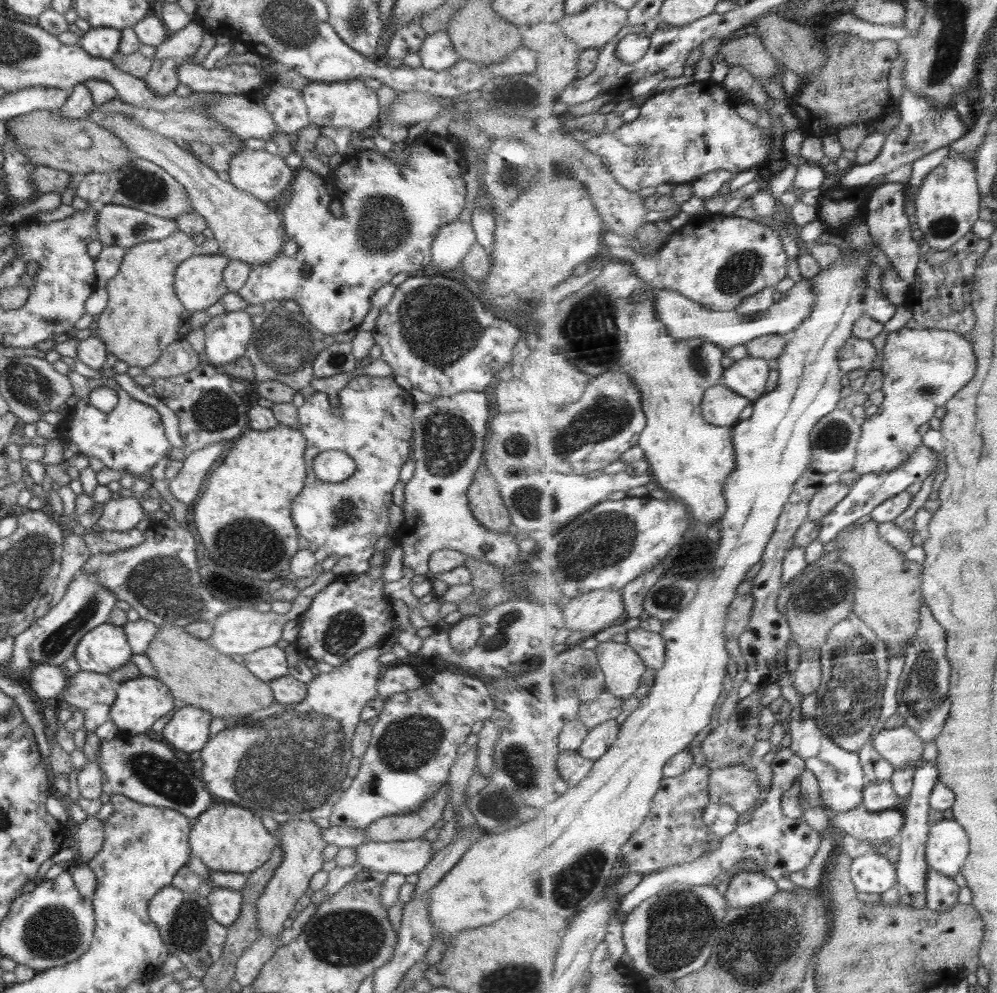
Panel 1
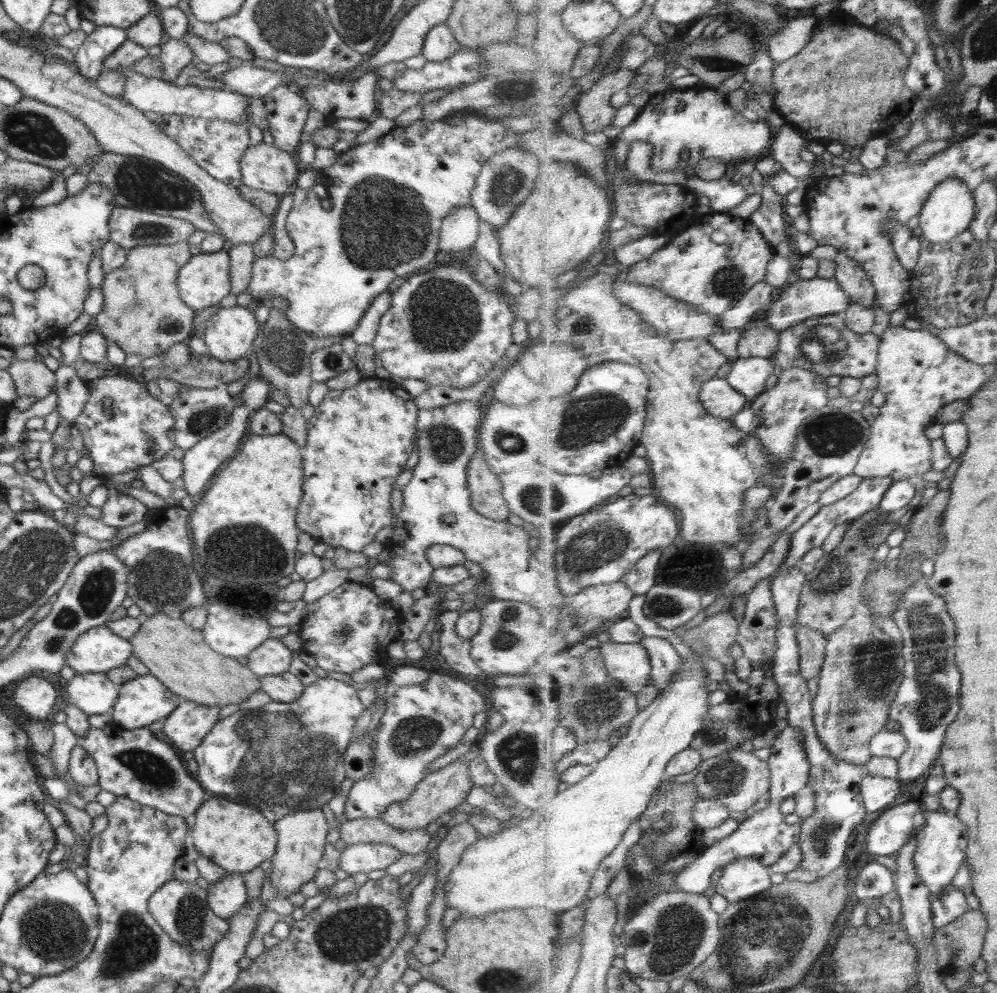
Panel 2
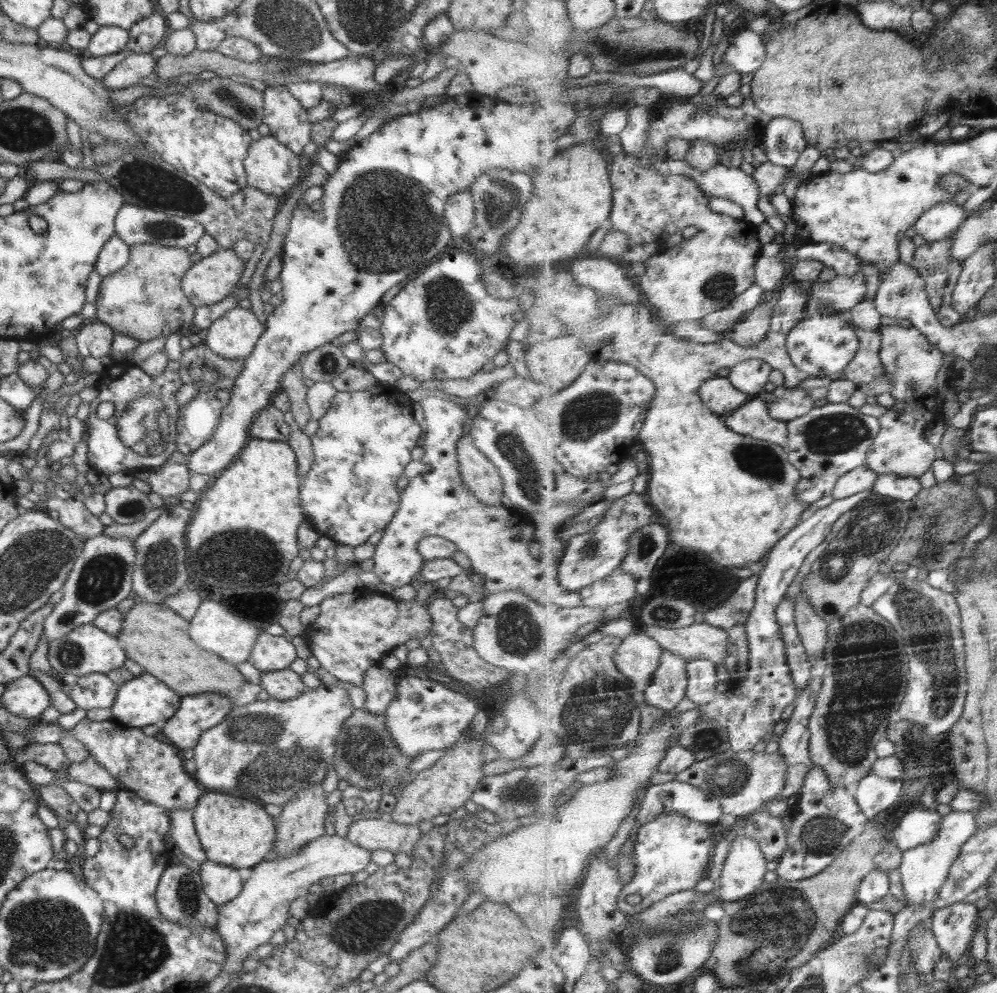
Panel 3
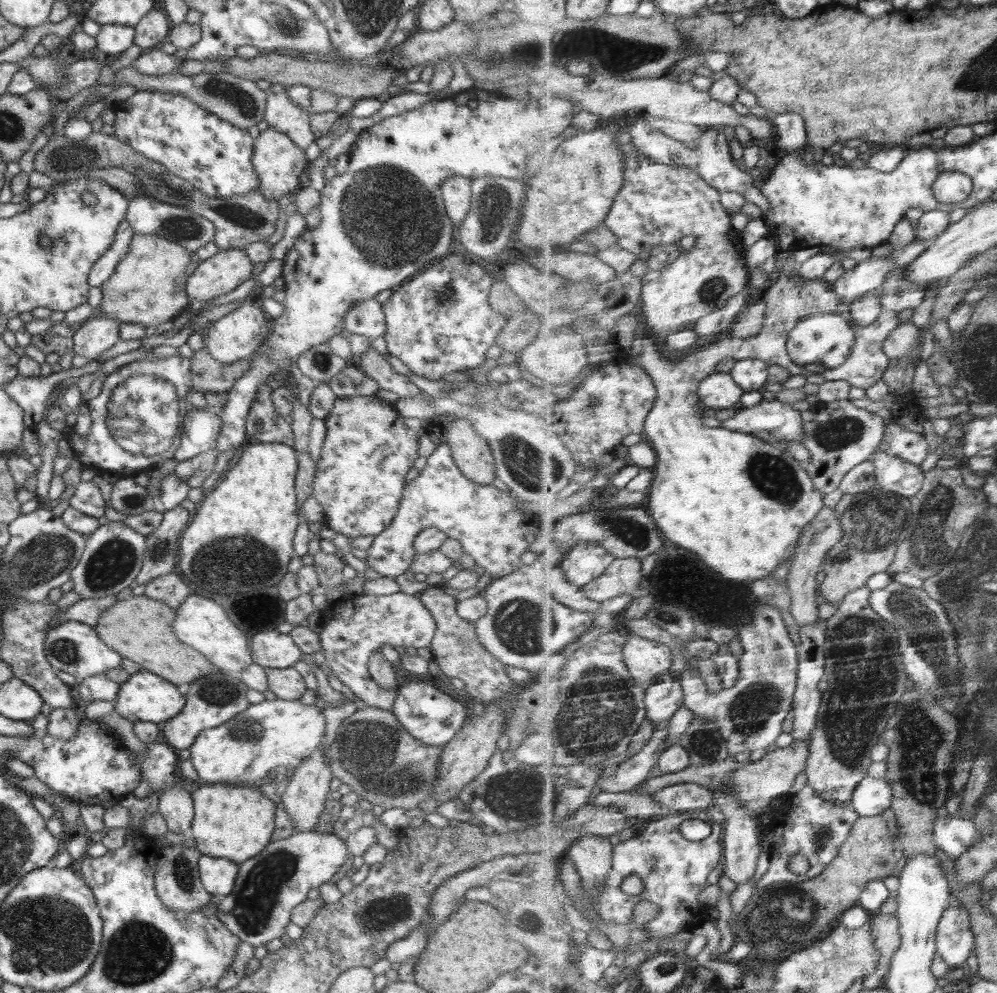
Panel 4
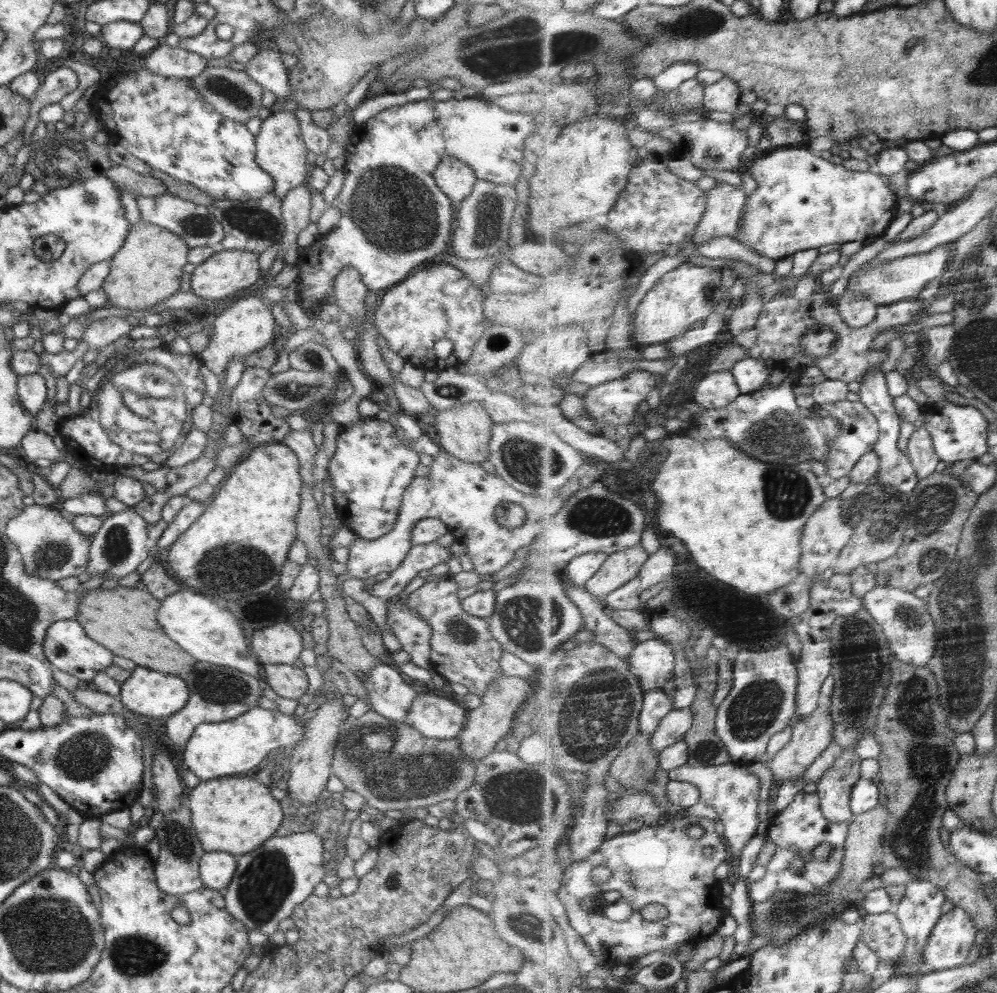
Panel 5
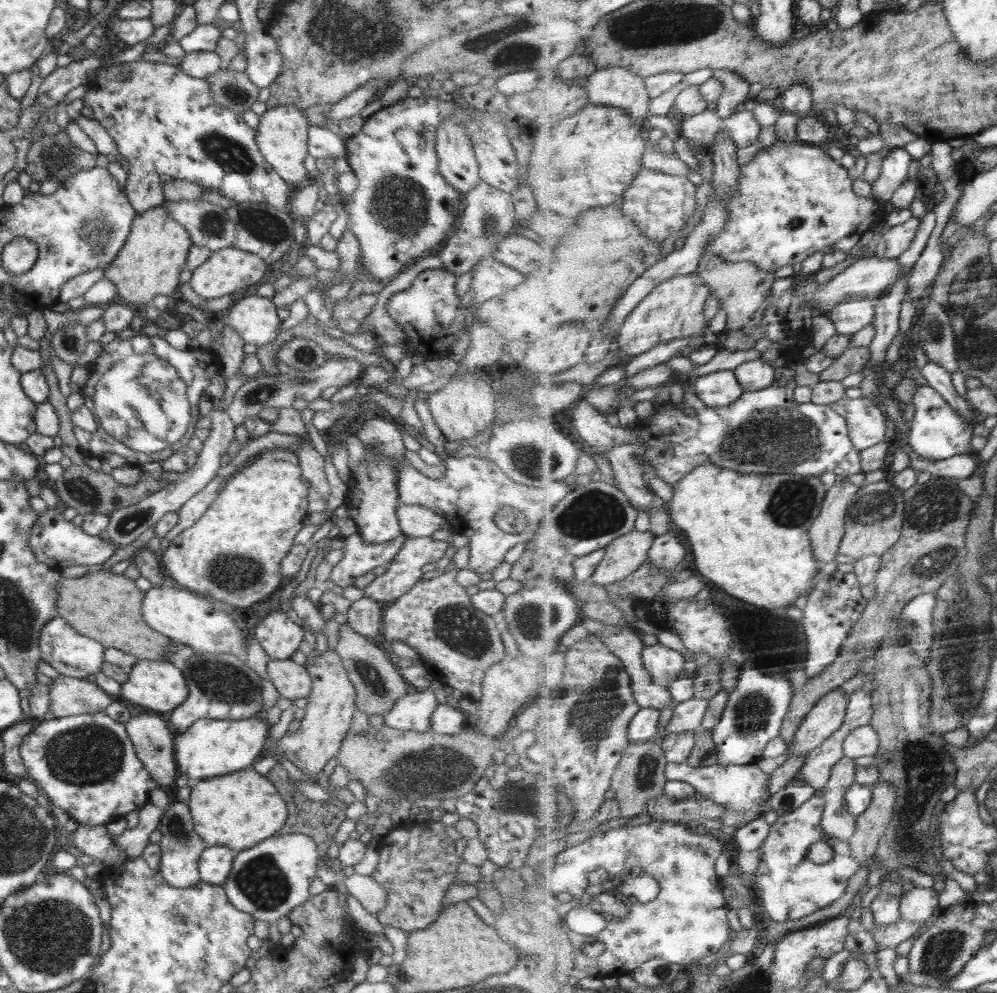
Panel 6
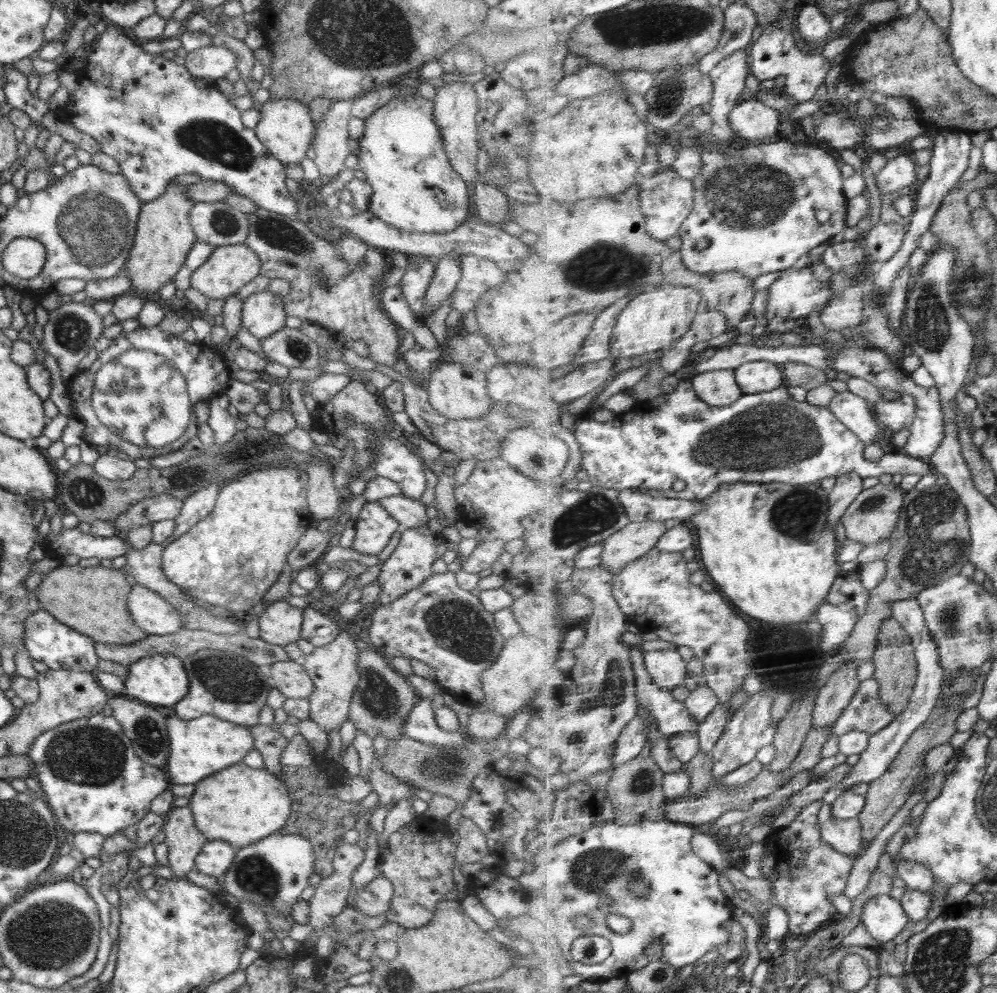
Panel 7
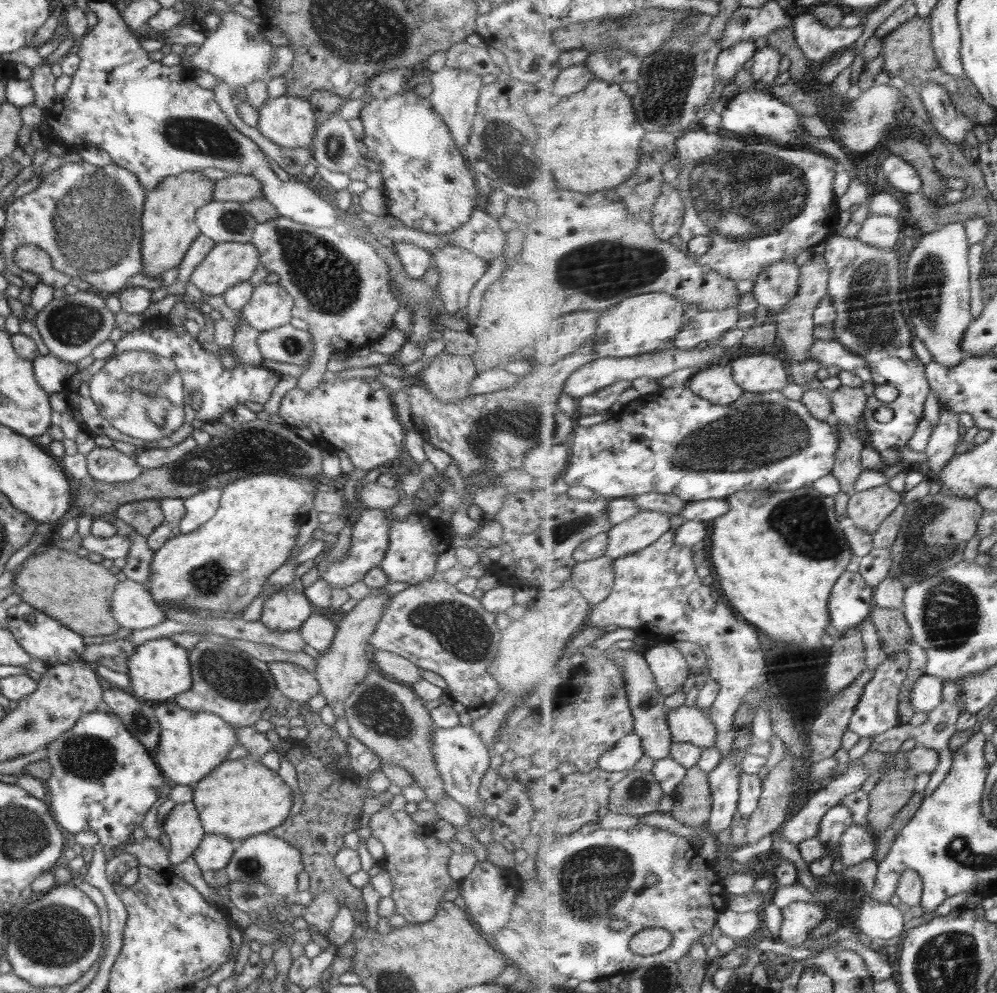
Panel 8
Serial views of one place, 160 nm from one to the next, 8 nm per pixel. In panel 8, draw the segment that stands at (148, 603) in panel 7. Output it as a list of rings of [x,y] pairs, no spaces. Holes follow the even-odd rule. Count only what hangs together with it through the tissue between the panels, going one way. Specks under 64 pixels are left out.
[[[128,578],[116,583],[111,601],[112,617],[120,627],[128,630],[156,627],[167,617],[146,586]]]

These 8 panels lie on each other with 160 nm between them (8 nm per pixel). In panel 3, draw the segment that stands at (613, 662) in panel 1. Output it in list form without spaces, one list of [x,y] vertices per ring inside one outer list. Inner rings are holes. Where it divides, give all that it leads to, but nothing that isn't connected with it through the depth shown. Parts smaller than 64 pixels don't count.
[[[641,630],[634,631],[624,639],[615,654],[615,661],[618,668],[632,679],[636,687],[646,691],[662,666],[664,649],[652,635]]]

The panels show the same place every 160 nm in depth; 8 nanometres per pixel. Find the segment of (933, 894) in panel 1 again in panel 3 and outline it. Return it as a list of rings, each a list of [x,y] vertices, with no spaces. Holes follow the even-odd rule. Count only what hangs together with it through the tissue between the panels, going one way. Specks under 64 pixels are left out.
[[[962,901],[934,913],[932,929],[946,953],[945,958],[955,965],[965,962],[968,947],[976,932],[976,918],[981,914],[980,907],[977,903]]]

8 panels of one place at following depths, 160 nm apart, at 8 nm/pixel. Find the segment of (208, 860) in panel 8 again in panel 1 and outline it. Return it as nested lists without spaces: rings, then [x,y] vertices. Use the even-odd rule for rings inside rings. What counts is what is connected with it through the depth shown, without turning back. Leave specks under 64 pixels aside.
[[[214,886],[206,896],[209,902],[210,916],[229,927],[240,916],[243,896],[240,891]]]

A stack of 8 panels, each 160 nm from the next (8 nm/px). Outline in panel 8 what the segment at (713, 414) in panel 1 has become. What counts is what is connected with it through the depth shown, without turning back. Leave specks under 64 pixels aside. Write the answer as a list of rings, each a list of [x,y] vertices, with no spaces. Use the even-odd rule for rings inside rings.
[[[718,364],[698,372],[689,380],[689,385],[696,394],[720,402],[724,406],[736,402],[746,392],[735,379],[735,367],[732,364]]]

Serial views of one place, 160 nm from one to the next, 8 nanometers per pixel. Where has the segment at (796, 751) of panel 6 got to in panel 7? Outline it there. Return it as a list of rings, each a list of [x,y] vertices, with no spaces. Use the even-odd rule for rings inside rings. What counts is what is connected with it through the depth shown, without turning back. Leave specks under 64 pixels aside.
[[[854,663],[844,665],[840,672],[832,675],[830,682],[820,689],[817,698],[815,727],[834,726],[850,706],[862,683],[858,678],[858,667]]]

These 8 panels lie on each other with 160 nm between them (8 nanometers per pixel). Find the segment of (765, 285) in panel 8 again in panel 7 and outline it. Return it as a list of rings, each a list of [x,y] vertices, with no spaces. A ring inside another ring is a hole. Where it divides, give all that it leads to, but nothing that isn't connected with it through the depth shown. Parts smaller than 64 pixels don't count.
[[[812,265],[799,270],[788,269],[783,273],[784,276],[780,276],[780,280],[769,289],[770,300],[766,313],[768,319],[774,318],[774,316],[782,316],[789,319],[807,317],[816,311],[822,312],[830,305],[834,297],[839,296],[832,294],[830,282],[813,280]]]

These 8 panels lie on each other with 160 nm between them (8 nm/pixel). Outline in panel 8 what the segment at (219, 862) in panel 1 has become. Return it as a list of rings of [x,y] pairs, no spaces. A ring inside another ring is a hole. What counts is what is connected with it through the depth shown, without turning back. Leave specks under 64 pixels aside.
[[[256,756],[226,760],[201,778],[193,791],[195,809],[208,834],[221,834],[238,844],[245,838],[280,826],[293,805],[291,789],[276,771],[268,769]]]

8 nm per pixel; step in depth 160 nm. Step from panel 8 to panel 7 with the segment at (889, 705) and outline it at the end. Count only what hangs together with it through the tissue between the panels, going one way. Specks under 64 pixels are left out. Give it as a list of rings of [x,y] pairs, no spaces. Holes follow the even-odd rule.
[[[873,676],[866,679],[833,727],[833,735],[824,747],[824,756],[840,752],[840,737],[855,730],[876,734],[897,719],[897,714],[881,699],[880,681]]]

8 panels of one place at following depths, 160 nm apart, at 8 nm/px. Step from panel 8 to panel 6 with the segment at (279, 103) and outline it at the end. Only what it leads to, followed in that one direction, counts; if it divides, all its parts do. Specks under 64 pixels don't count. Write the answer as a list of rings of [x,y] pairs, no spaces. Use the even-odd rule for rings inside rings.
[[[294,105],[277,106],[266,109],[261,114],[260,126],[256,132],[256,143],[262,156],[272,168],[288,183],[295,187],[297,182],[306,178],[307,168],[304,159],[308,154],[309,123],[304,111]]]

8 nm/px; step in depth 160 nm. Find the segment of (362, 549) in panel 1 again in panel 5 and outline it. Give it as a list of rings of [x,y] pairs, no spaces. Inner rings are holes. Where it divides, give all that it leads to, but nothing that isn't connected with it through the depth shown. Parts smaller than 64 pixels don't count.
[[[377,415],[361,416],[352,427],[339,433],[336,439],[336,452],[326,466],[326,474],[330,476],[330,484],[334,487],[334,506],[342,523],[360,539],[368,542],[390,533],[401,508],[403,493],[414,481],[418,464],[418,452],[398,439],[390,421],[378,419]]]

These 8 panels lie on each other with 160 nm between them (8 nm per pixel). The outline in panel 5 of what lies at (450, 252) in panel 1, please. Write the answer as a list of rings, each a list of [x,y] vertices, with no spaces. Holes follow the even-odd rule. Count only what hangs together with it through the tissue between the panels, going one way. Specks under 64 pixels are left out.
[[[451,156],[441,158],[433,177],[455,208],[473,191],[477,179],[469,164]]]

